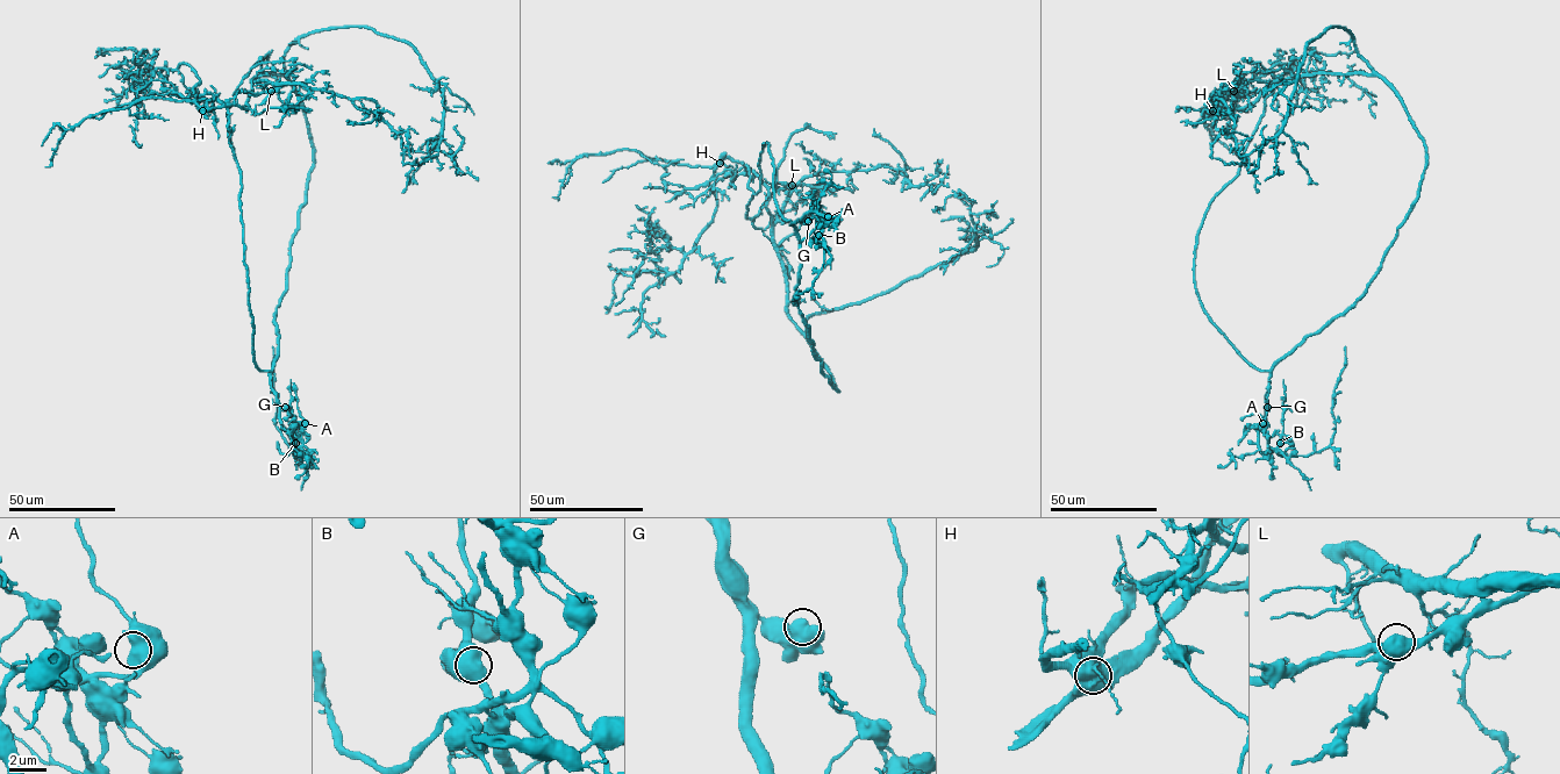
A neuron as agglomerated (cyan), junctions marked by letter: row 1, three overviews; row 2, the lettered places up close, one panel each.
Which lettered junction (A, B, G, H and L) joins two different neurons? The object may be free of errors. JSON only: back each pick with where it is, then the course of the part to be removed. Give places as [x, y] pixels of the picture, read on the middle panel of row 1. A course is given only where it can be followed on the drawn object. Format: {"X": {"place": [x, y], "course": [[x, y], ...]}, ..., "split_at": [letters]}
{"H": {"place": [720, 163], "course": [[720, 163], [709, 183], [714, 221], [677, 271], [653, 260], [659, 256], [648, 221], [656, 207]]}, "split_at": ["H"]}

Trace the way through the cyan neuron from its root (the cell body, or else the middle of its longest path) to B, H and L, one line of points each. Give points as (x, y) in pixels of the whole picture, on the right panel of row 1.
B: (1418, 192), (1417, 201), (1397, 229), (1397, 236), (1367, 291), (1274, 365), (1258, 448), (1268, 452), (1280, 443)
H: (1418, 192), (1424, 141), (1378, 76), (1292, 77), (1244, 107), (1213, 110)
L: (1418, 192), (1424, 141), (1379, 77), (1308, 74), (1316, 56), (1307, 54), (1266, 97), (1233, 91)

